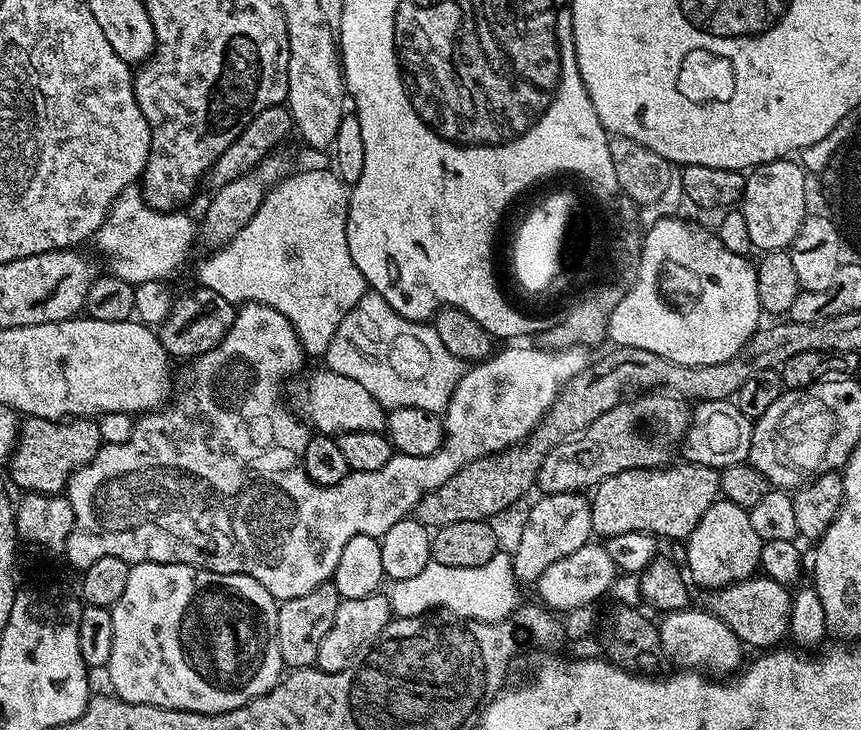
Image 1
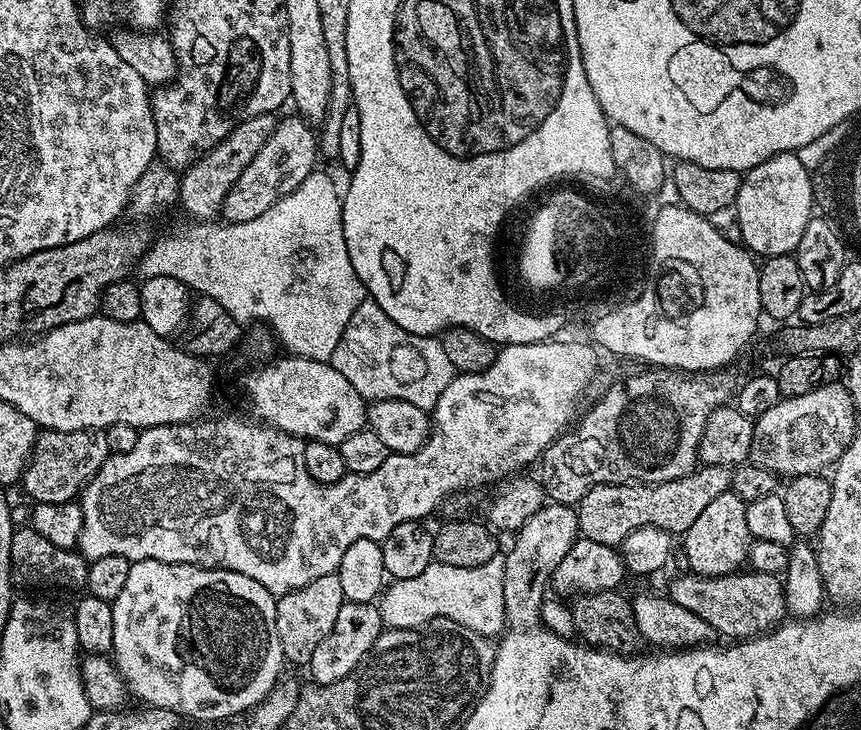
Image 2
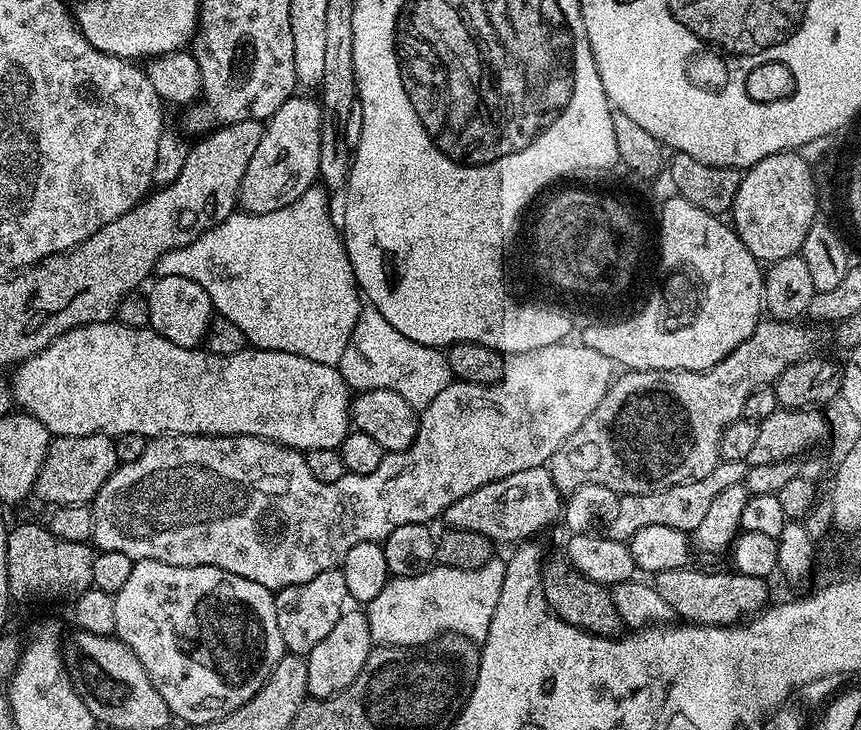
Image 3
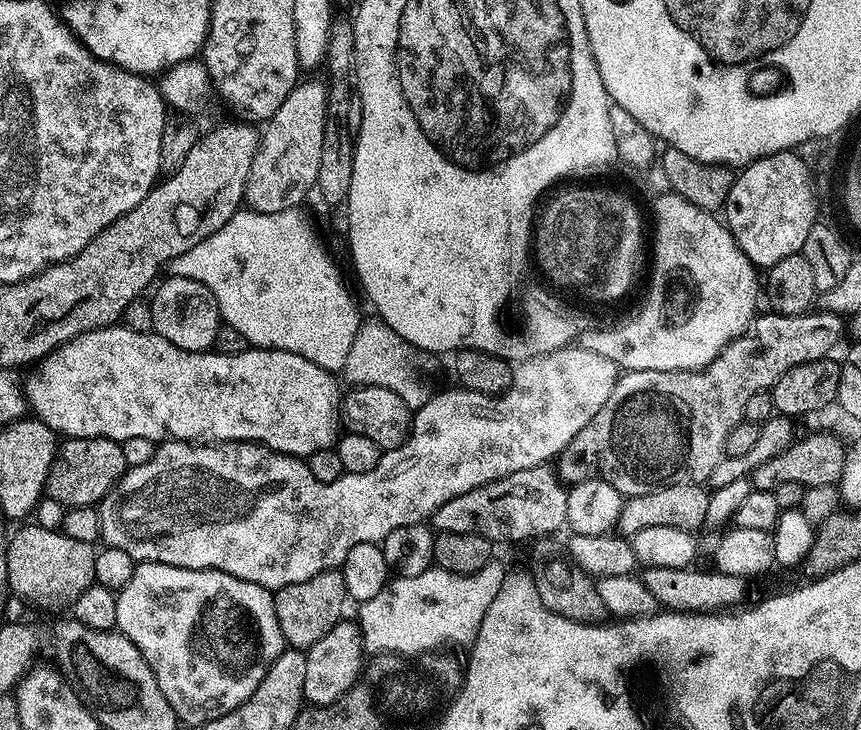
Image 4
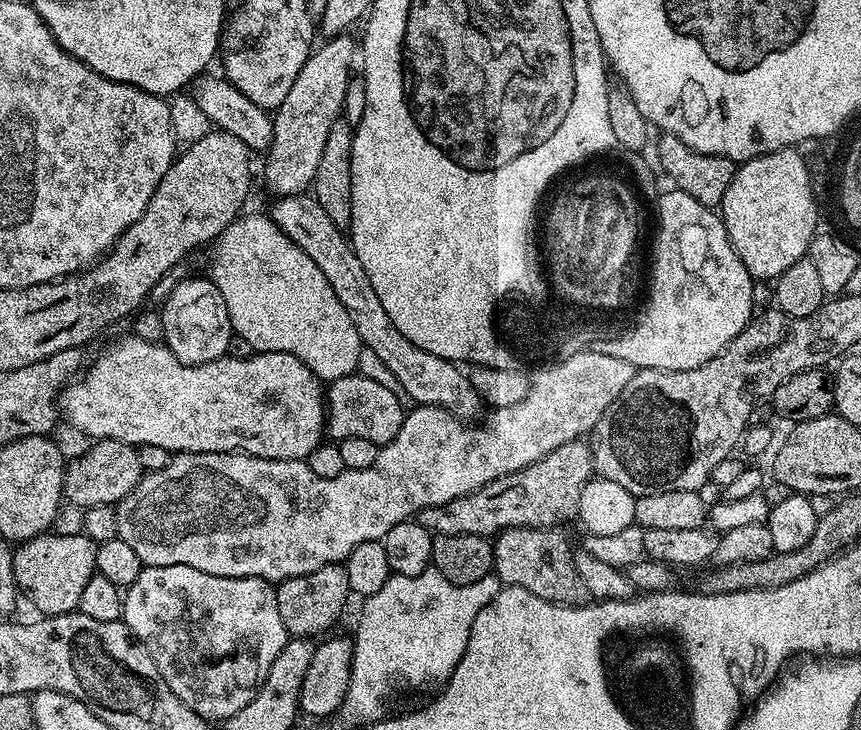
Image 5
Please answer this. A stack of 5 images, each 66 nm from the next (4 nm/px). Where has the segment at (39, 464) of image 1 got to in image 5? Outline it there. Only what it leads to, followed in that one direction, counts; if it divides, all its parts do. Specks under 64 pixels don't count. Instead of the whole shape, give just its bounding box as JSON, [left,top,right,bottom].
[64,440,145,510]

